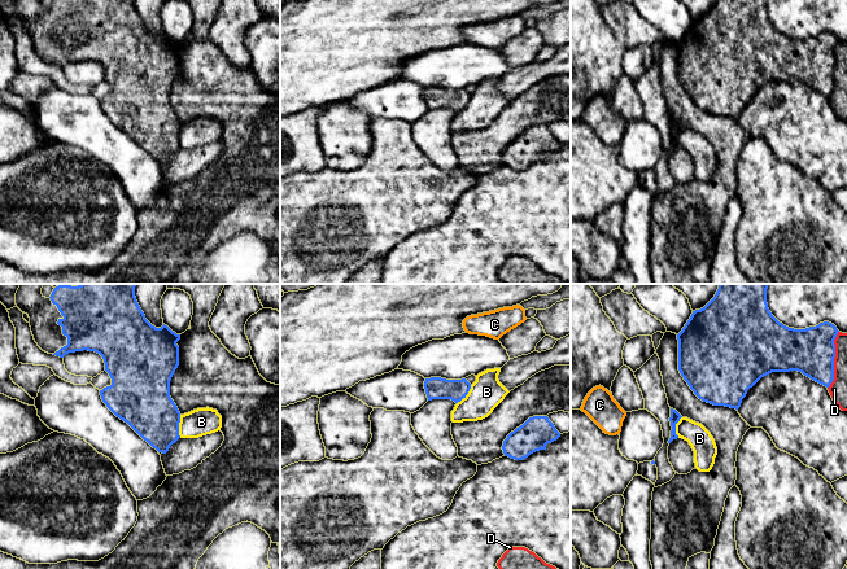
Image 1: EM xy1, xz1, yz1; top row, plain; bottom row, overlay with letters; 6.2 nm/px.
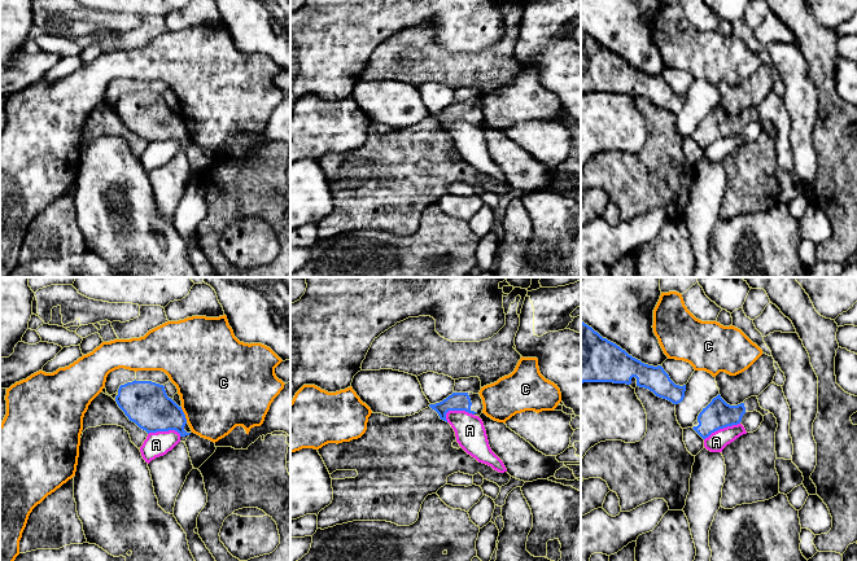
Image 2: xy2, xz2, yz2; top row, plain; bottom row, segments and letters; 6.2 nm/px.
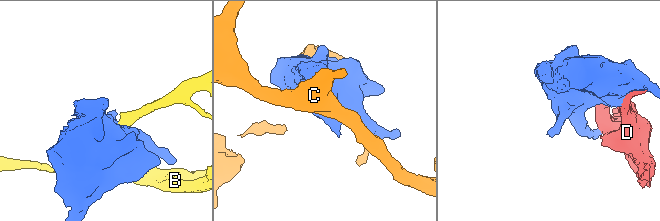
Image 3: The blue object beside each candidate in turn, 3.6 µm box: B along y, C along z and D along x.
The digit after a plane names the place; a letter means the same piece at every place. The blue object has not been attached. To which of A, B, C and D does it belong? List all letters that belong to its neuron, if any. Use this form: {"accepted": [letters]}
{"accepted": []}

